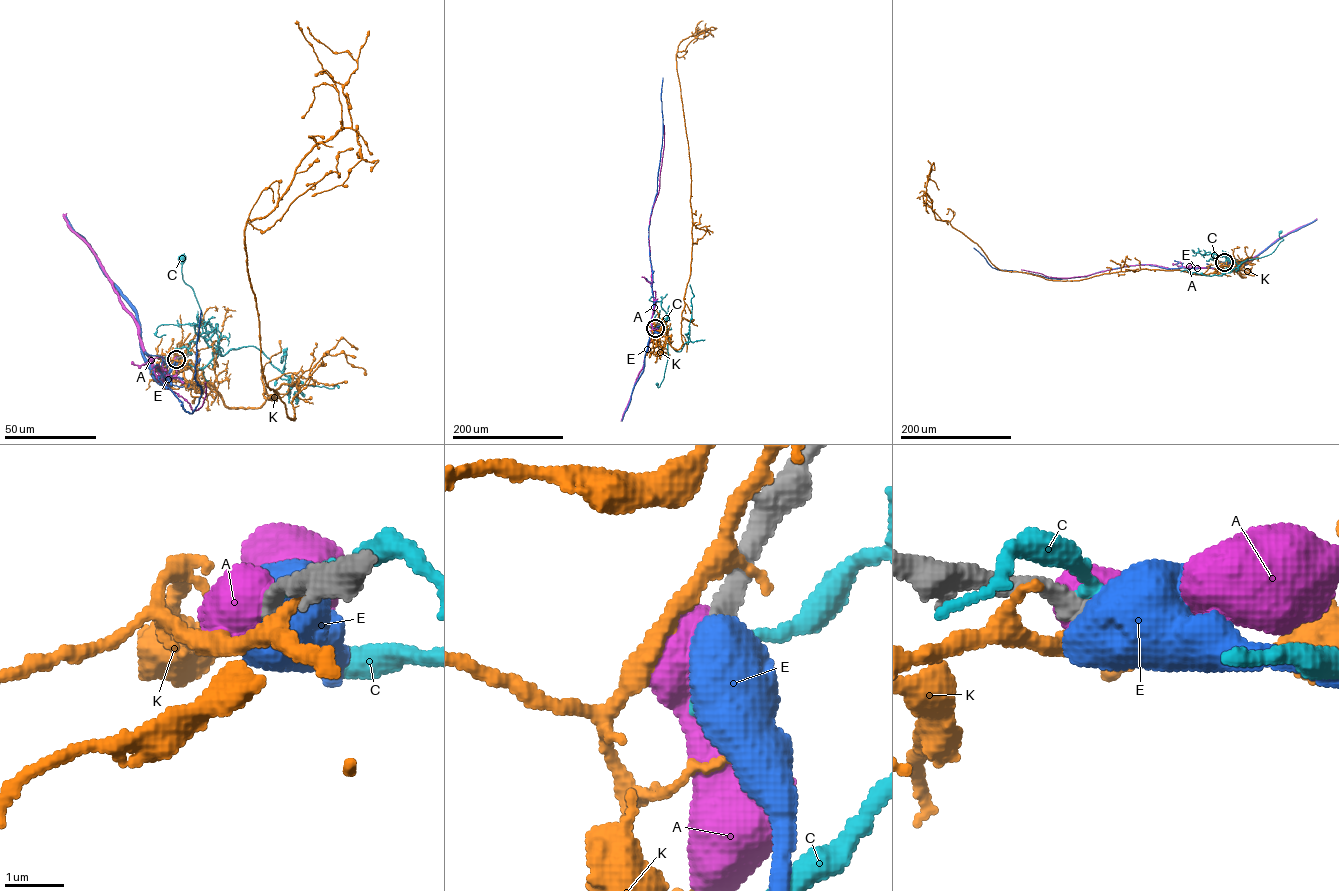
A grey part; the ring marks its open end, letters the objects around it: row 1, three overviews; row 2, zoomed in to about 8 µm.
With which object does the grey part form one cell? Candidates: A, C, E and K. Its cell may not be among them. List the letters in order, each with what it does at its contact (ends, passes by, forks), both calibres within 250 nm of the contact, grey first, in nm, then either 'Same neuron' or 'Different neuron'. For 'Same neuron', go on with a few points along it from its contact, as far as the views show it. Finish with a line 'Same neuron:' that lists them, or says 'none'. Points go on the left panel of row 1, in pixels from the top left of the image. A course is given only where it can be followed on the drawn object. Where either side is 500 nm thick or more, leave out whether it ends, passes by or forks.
A: Thickness 360 nm (grey) against 700 nm. Different neuron
C: It passes by. Thickness 360 nm (grey) against 170 nm. Different neuron
E: Thickness 320 nm (grey) against 750 nm. Different neuron
K: It passes by. Thickness 320 nm (grey) against 260 nm. Different neuron
Same neuron: none

